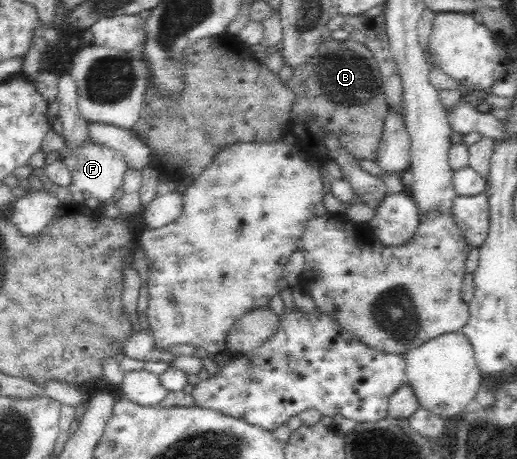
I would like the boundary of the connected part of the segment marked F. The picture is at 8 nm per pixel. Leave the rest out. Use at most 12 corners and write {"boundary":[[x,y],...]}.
{"boundary":[[52,129],[45,153],[61,152],[74,202],[82,192],[114,202],[128,168],[122,152],[87,140],[67,150]]}

